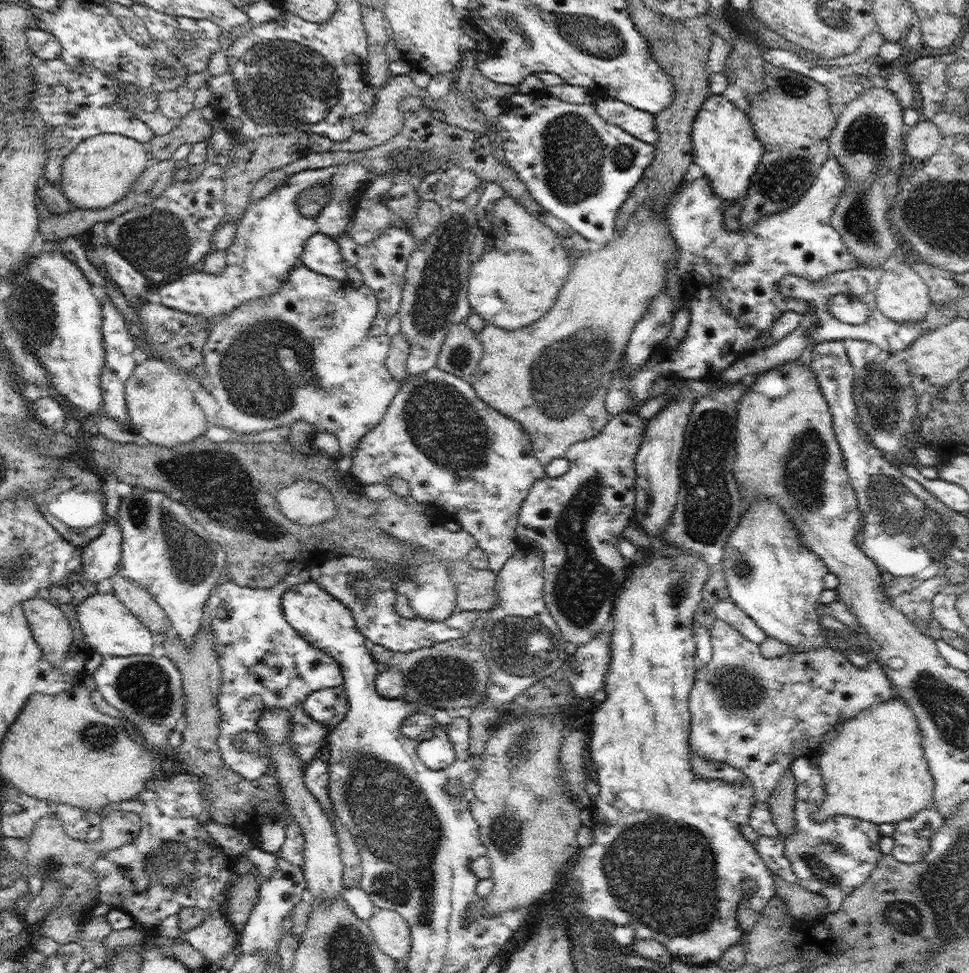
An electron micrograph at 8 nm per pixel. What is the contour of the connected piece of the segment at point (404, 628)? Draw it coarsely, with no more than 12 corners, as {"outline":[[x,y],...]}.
{"outline":[[333,558],[311,580],[369,642],[410,652],[466,636],[479,611],[405,619],[376,562]]}

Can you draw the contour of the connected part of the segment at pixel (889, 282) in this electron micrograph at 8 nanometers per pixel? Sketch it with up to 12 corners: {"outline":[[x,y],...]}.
{"outline":[[905,263],[883,271],[874,295],[897,323],[924,320],[926,281]]}

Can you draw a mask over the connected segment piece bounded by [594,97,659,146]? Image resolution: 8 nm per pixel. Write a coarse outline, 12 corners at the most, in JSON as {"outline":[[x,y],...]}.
{"outline":[[616,97],[594,105],[606,122],[655,146],[655,115]]}

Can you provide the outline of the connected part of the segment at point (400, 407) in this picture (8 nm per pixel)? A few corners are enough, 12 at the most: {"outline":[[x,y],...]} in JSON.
{"outline":[[407,375],[349,470],[408,482],[500,572],[546,477],[464,378]]}

